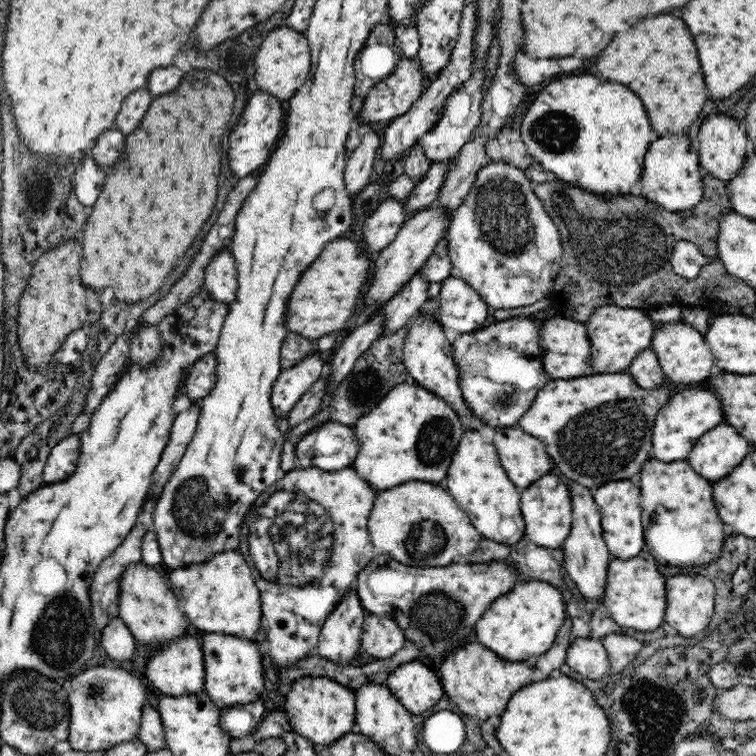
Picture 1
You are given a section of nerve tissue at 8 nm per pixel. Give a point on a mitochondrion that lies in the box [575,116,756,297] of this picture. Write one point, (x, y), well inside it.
(608, 234)

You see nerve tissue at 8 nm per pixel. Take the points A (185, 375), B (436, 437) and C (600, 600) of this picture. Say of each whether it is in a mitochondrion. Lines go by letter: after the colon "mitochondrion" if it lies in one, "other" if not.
A: other
B: mitochondrion
C: other

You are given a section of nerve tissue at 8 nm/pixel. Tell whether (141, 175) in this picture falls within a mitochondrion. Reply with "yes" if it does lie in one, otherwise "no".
no

